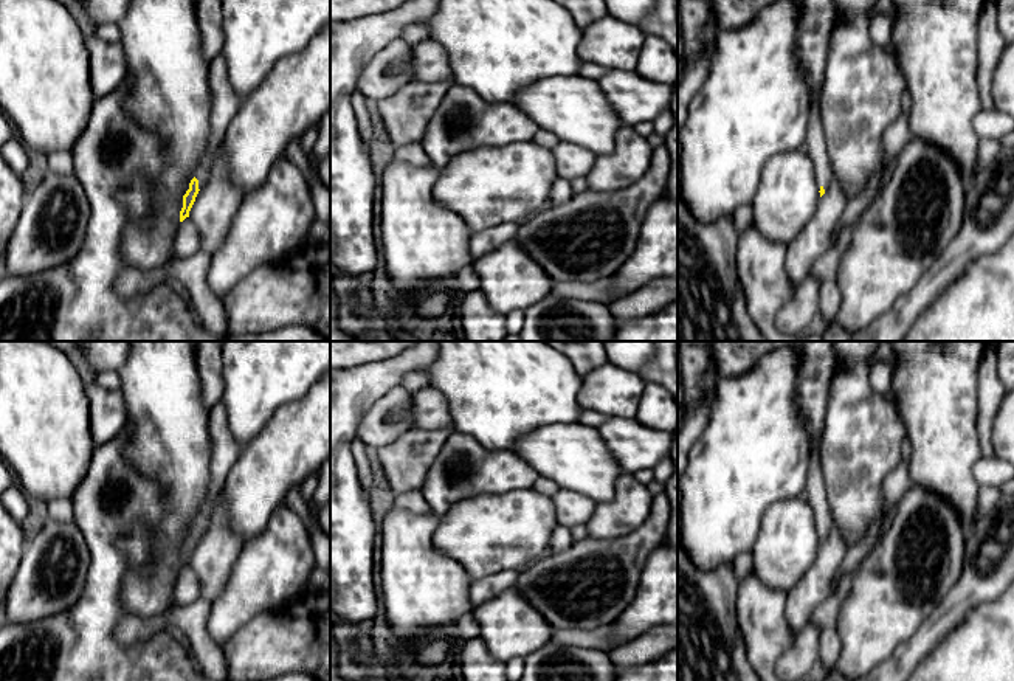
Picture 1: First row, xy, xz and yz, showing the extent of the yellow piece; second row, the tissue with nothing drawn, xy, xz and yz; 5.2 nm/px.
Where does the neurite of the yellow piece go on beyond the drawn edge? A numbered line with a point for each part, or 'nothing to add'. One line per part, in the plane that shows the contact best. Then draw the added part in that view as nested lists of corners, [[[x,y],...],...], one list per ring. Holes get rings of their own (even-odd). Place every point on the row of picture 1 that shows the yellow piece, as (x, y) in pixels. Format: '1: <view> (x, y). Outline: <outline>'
1: xy (225, 103). Outline: [[[222,54],[216,56],[209,64],[209,90],[212,102],[208,147],[192,172],[198,180],[198,189],[205,186],[216,152],[225,138],[231,119],[243,102],[243,98],[240,98],[229,84],[226,60]]]

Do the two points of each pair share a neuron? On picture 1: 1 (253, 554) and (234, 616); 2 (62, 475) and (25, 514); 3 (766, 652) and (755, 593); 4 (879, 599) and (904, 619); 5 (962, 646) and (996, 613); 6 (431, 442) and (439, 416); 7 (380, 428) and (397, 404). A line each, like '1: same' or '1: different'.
1: same
2: different
3: same
4: same
5: same
6: different
7: same

